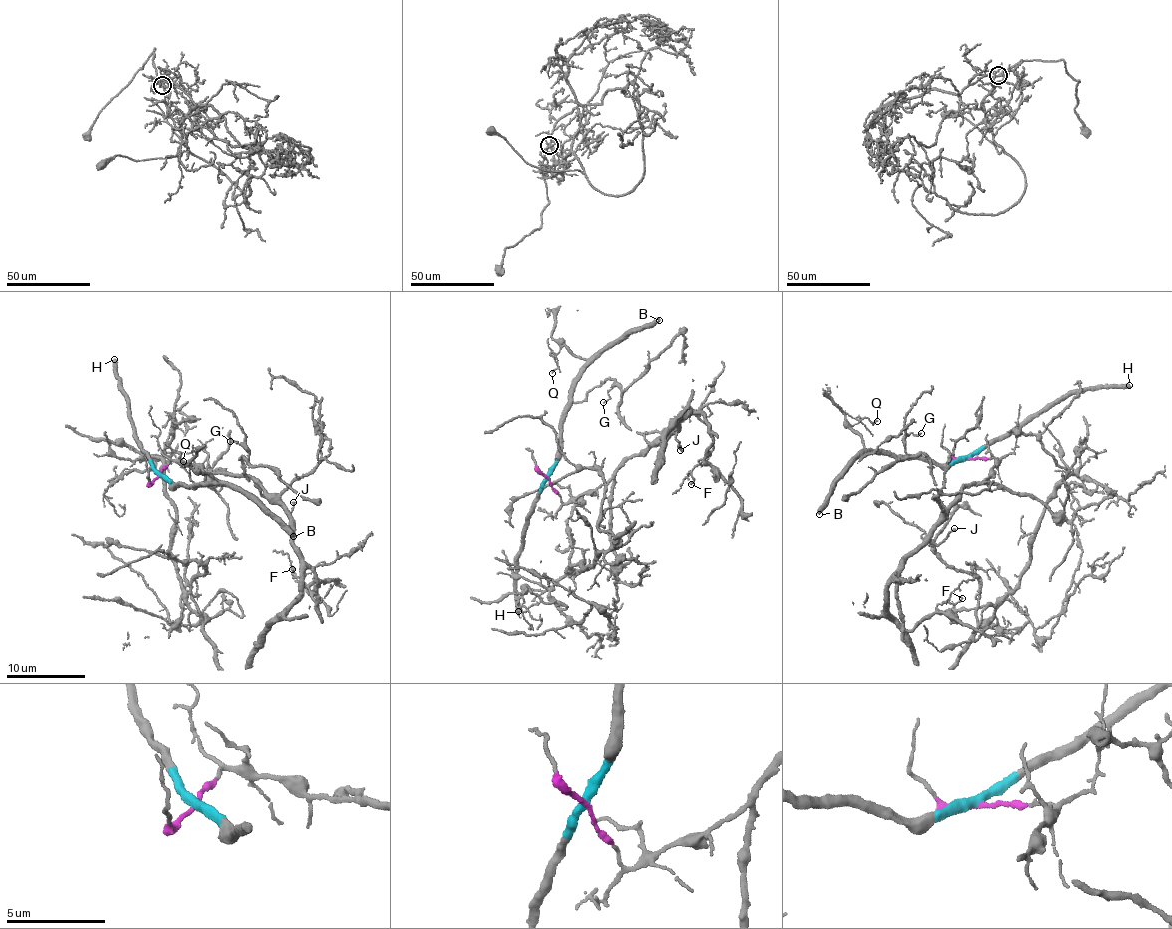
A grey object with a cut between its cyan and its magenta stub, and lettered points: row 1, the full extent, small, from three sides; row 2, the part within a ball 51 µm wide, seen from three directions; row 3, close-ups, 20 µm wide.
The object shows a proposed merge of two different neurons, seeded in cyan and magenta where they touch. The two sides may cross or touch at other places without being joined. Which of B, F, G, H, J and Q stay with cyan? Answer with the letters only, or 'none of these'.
B, H, Q

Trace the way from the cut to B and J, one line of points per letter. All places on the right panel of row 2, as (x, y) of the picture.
B: (968, 460), (940, 464), (871, 451), (849, 464), (819, 513)
J: (968, 460), (1000, 462), (987, 479), (964, 487), (928, 539), (939, 543), (955, 528)

